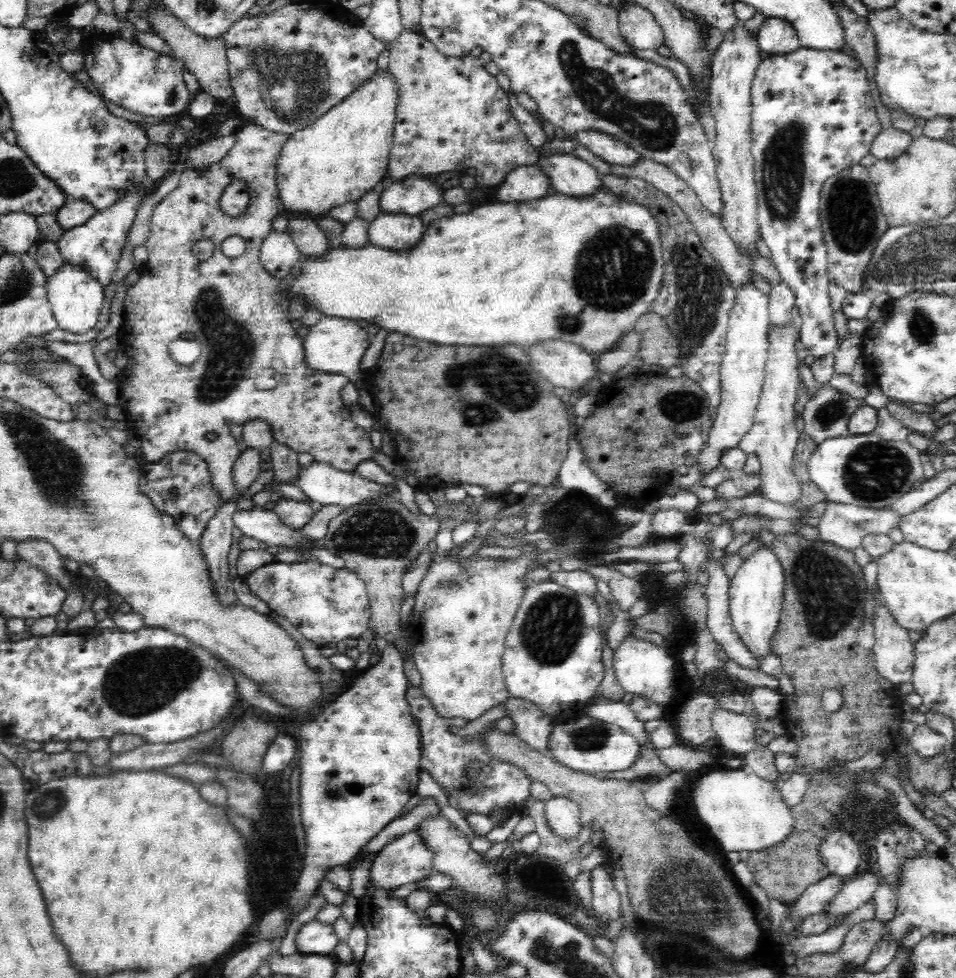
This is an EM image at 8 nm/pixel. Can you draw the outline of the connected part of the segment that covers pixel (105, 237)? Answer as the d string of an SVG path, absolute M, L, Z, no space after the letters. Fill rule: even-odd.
M130 190L128 196L120 204L102 212L95 211L84 224L65 230L56 242L60 258L68 264L81 265L89 274L98 279L105 289L112 282L111 278L116 272L117 262L120 262L127 234L140 205L141 192Z

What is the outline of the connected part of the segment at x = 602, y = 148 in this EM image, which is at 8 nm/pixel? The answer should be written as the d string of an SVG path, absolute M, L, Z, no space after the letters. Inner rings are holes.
M576 131L576 142L586 146L592 154L603 161L620 166L632 166L639 159L639 154L630 148L625 142L614 139L612 135L606 135L600 131Z

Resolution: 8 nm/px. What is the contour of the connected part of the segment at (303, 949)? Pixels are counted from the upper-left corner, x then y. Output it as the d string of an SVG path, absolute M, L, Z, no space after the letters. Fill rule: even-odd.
M315 919L302 925L295 938L297 951L304 955L332 956L338 941L332 925Z

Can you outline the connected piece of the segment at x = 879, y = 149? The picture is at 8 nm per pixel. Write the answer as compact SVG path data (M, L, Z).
M882 129L871 144L871 154L876 160L892 161L905 154L909 144L913 141L910 133L900 129Z

